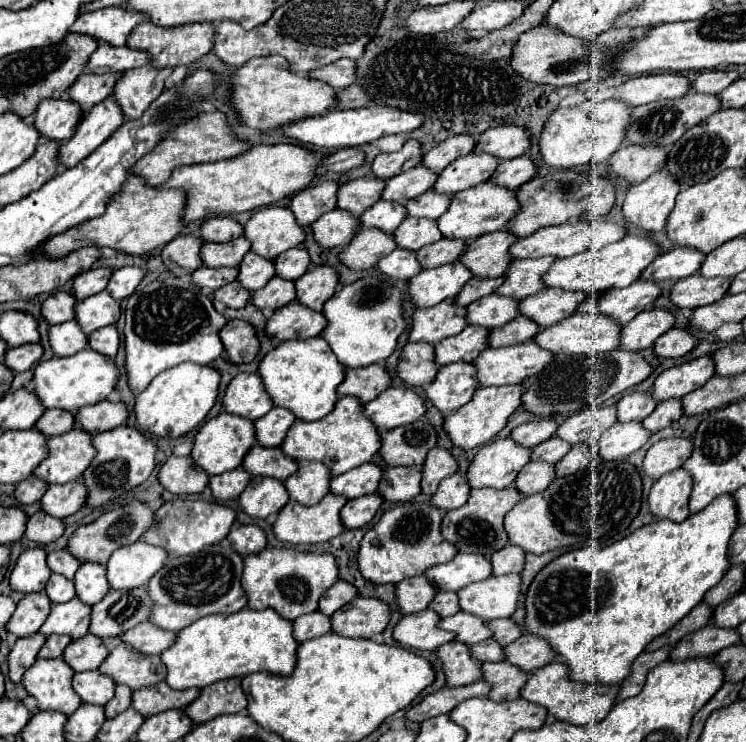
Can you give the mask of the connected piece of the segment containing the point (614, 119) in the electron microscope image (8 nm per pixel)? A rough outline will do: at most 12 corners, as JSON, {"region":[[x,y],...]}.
{"region":[[586,99],[540,133],[548,167],[602,163],[620,147],[630,105]]}

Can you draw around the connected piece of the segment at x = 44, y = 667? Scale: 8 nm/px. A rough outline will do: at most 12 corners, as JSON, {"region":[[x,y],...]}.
{"region":[[62,657],[38,659],[22,677],[40,711],[72,715],[80,697]]}

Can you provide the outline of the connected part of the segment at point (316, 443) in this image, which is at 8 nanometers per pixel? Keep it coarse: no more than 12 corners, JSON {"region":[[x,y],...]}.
{"region":[[356,397],[318,421],[296,421],[280,445],[332,475],[368,463],[376,427]]}

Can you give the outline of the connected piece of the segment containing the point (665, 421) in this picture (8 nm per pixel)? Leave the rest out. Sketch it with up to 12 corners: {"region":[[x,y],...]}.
{"region":[[680,399],[660,403],[644,421],[650,433],[682,417]]}

